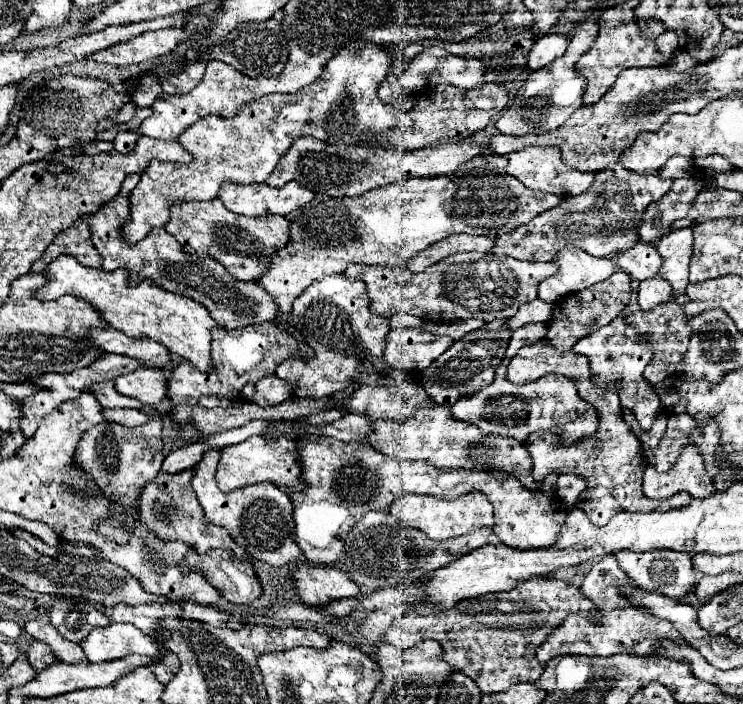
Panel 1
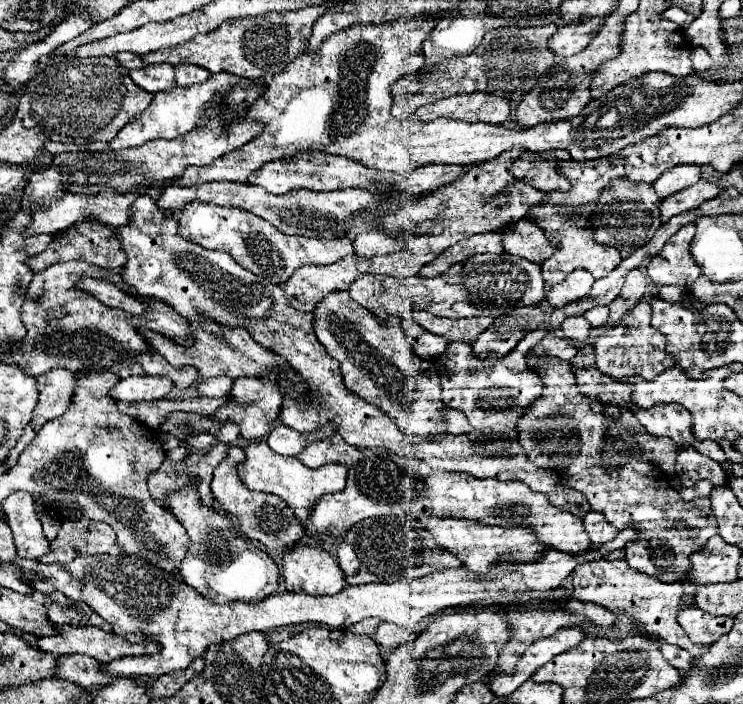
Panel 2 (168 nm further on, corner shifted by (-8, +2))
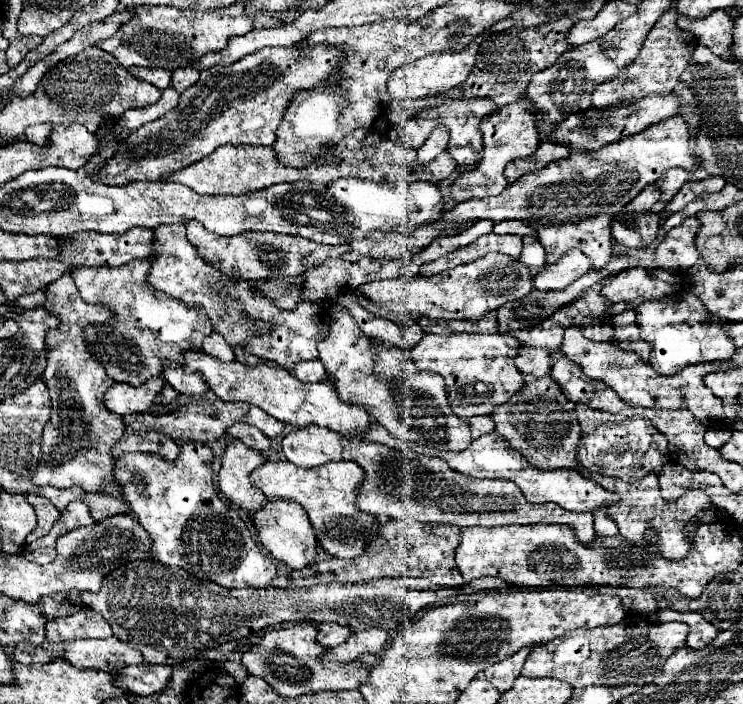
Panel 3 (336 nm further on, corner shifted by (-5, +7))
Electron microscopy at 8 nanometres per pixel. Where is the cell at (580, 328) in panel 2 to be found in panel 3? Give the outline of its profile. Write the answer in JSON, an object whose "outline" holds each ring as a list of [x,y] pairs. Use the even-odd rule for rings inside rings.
{"outline":[[[567,326],[565,338],[561,344],[561,350],[565,356],[569,356],[573,362],[581,364],[583,372],[593,378],[601,380],[609,388],[617,392],[617,396],[631,404],[631,406],[645,406],[645,408],[667,408],[667,410],[679,410],[689,408],[695,417],[709,428],[718,428],[725,422],[723,412],[723,400],[717,398],[705,384],[703,378],[711,370],[709,364],[691,364],[677,372],[675,376],[661,376],[657,374],[649,364],[637,360],[633,352],[617,352],[617,348],[609,348],[607,342],[593,342],[583,336],[581,328]]]}

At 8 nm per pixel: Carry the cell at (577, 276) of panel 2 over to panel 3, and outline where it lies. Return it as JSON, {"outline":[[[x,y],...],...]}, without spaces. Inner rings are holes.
{"outline":[[[571,250],[563,256],[563,260],[557,260],[551,266],[545,266],[537,276],[535,276],[535,288],[537,290],[565,290],[569,284],[579,280],[589,272],[591,264],[589,258],[583,256],[583,252]]]}

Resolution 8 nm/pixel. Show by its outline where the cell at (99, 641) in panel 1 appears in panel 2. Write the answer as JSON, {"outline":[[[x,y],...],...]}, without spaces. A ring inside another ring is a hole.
{"outline":[[[60,625],[56,627],[56,635],[40,637],[36,641],[36,647],[40,651],[50,651],[54,655],[64,653],[82,653],[90,655],[100,663],[110,663],[120,657],[128,655],[152,655],[158,651],[156,643],[140,643],[132,645],[124,637],[118,637],[114,633],[106,633],[98,627],[72,627],[72,625]]]}

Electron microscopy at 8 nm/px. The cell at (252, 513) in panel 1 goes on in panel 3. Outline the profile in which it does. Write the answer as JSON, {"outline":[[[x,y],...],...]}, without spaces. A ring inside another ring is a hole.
{"outline":[[[231,440],[221,458],[221,468],[217,474],[219,490],[249,516],[267,504],[267,498],[253,488],[249,480],[251,472],[263,462],[261,452],[247,448],[241,440]]]}

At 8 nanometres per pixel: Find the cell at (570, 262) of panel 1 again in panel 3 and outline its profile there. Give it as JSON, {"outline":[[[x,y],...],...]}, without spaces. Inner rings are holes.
{"outline":[[[673,116],[669,120],[661,120],[653,126],[649,126],[647,130],[627,136],[619,142],[607,144],[597,152],[573,152],[563,160],[551,162],[541,170],[523,174],[521,178],[517,178],[513,184],[509,184],[499,196],[491,196],[491,198],[481,198],[481,200],[465,200],[455,204],[455,208],[451,208],[449,212],[443,214],[443,218],[435,220],[435,222],[427,222],[421,224],[415,232],[411,234],[401,234],[401,232],[371,232],[367,238],[353,240],[350,243],[351,252],[342,255],[345,261],[354,262],[369,256],[369,258],[407,258],[413,256],[417,250],[423,250],[425,246],[429,246],[433,242],[433,238],[439,236],[441,230],[453,226],[453,224],[463,224],[465,220],[493,220],[493,222],[501,222],[501,220],[523,220],[527,224],[531,224],[547,252],[547,264],[555,264],[563,254],[567,254],[571,248],[581,250],[593,264],[593,268],[603,268],[609,264],[609,260],[615,254],[613,242],[611,242],[611,218],[619,216],[623,212],[623,206],[629,204],[647,184],[655,182],[661,174],[665,174],[669,168],[685,168],[685,170],[695,170],[701,164],[701,158],[689,152],[689,142],[693,140],[687,122],[681,116]]]}

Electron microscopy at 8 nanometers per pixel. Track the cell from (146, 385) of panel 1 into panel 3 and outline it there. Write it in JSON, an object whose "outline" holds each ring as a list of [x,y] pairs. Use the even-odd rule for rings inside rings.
{"outline":[[[153,376],[141,386],[115,382],[115,386],[105,392],[105,406],[121,416],[125,416],[125,412],[147,412],[155,404],[163,386],[165,380],[161,376]]]}

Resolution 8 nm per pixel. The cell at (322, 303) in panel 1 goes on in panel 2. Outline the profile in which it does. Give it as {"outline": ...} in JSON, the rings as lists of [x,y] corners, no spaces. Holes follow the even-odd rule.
{"outline":[[[348,291],[330,293],[326,299],[318,303],[318,309],[314,313],[316,313],[316,321],[314,321],[316,337],[324,345],[326,353],[340,363],[340,371],[344,375],[344,383],[348,391],[372,403],[380,411],[384,411],[408,435],[418,435],[424,439],[448,435],[446,423],[440,423],[442,411],[446,407],[442,401],[440,375],[436,373],[436,367],[432,365],[432,361],[424,361],[416,357],[416,353],[412,353],[412,347],[408,345],[408,337],[404,337],[404,331],[400,327],[400,317],[388,317],[386,321],[376,319],[368,309],[352,301]]]}

